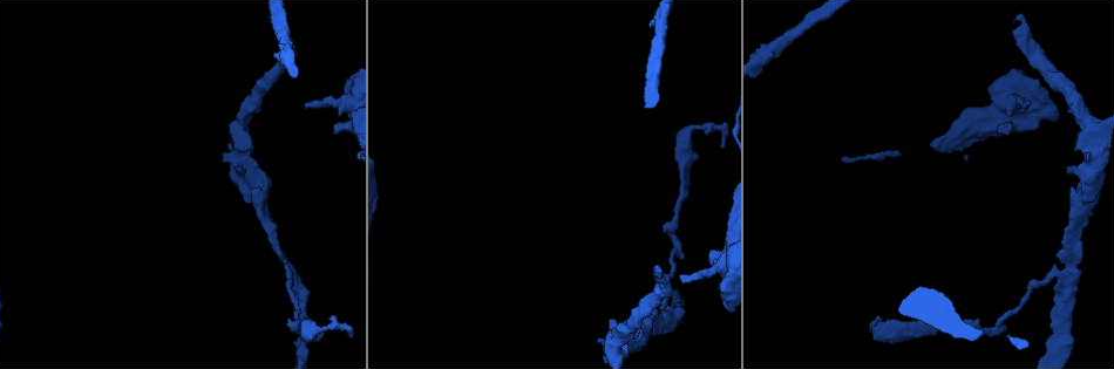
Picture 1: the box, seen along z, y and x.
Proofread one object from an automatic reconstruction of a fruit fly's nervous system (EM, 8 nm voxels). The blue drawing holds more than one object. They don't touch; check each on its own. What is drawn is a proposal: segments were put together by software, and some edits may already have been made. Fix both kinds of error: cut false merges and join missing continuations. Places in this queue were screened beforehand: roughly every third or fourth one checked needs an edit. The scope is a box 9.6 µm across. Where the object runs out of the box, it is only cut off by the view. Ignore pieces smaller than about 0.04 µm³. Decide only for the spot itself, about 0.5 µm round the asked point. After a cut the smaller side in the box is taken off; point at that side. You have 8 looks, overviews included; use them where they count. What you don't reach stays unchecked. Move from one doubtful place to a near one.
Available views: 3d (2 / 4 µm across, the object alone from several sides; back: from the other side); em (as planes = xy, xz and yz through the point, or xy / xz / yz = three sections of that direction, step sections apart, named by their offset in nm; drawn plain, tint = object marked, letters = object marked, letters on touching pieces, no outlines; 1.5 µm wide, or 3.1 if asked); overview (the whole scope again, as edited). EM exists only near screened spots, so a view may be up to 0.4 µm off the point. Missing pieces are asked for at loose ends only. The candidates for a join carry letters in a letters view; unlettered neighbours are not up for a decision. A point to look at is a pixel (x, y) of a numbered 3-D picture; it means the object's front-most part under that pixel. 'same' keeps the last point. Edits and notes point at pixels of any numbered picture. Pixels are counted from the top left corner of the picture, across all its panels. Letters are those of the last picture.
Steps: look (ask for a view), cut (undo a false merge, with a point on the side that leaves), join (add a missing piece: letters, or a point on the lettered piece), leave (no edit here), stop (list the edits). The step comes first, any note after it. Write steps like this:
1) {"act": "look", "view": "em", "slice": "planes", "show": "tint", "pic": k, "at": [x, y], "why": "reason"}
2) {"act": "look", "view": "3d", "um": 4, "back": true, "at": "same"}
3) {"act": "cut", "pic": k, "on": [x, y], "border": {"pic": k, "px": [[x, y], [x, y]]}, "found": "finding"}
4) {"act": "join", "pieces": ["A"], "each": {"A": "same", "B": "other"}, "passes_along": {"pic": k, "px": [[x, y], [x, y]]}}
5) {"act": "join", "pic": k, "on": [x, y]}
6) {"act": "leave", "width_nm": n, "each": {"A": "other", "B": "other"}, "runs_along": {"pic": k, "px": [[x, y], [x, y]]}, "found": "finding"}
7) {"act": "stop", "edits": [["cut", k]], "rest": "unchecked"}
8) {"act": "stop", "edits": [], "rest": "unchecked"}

{"act": "look", "view": "em", "slice": "planes", "show": "letters", "pic": 1, "at": [1069, 165], "why": "free end"}

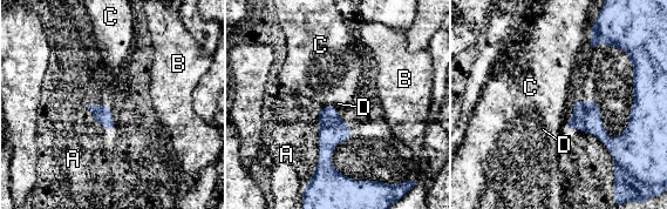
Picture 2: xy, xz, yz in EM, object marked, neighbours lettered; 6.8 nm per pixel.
{"act": "leave", "each": {"A": "other", "B": "other", "C": "other", "D": "other"}, "runs_along": {"pic": 2, "px": [[642, 96], [620, 141], [569, 126]]}, "found": "no lettered piece goes on from it"}

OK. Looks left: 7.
{"act": "look", "view": "em", "slice": "planes", "show": "tint", "pic": 1, "at": [298, 333], "why": "sharp bend"}

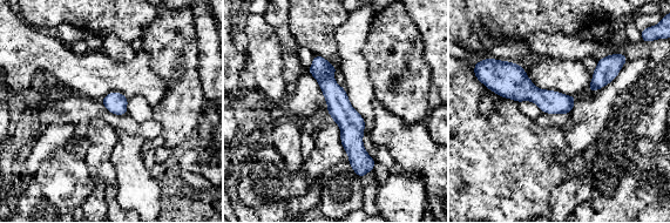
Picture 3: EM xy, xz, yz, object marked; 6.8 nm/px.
{"act": "look", "view": "em", "slice": "planes", "show": "letters", "at": "same"}

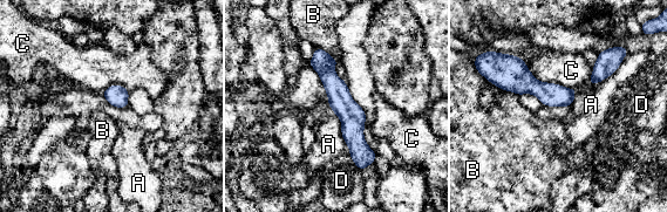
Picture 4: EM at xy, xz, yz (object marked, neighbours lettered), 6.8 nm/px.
{"act": "leave", "each": {"A": "other", "B": "other", "C": "other", "D": "other"}, "border": {"pic": 4, "px": [[625, 56], [612, 74], [587, 82]]}, "found": "continuous, no second neuron"}

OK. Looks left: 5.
{"act": "look", "view": "3d", "um": 4, "back": true, "pic": 1, "at": [883, 332], "why": "sudden change in width"}

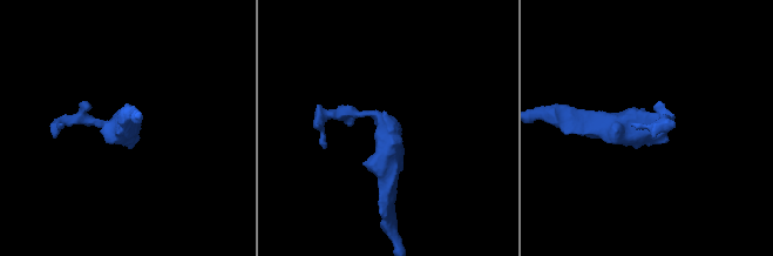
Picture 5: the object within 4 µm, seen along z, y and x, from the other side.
{"act": "look", "view": "em", "slice": "planes", "show": "tint", "pic": 5, "at": [646, 130], "why": "need the tissue"}

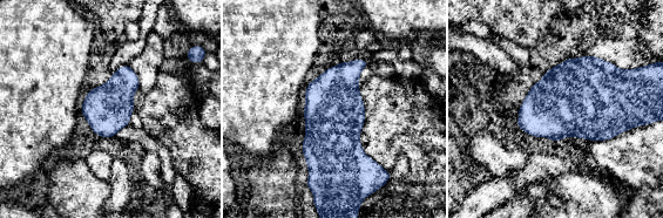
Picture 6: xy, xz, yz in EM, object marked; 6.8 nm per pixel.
{"act": "look", "view": "em", "slice": "planes", "show": "letters", "at": "same", "why": "what lies round it"}

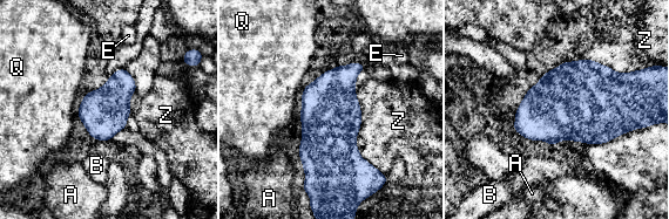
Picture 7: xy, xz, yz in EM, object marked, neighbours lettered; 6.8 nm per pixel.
{"act": "leave", "width_nm": 320, "each": {"A": "other", "B": "other", "E": "other", "Q": "other", "Z": "other"}, "border": {"pic": 7, "px": [[356, 88], [357, 149], [383, 173]]}, "found": "one neuron here"}

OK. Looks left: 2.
{"act": "stop", "edits": [], "rest": "unchecked"}

